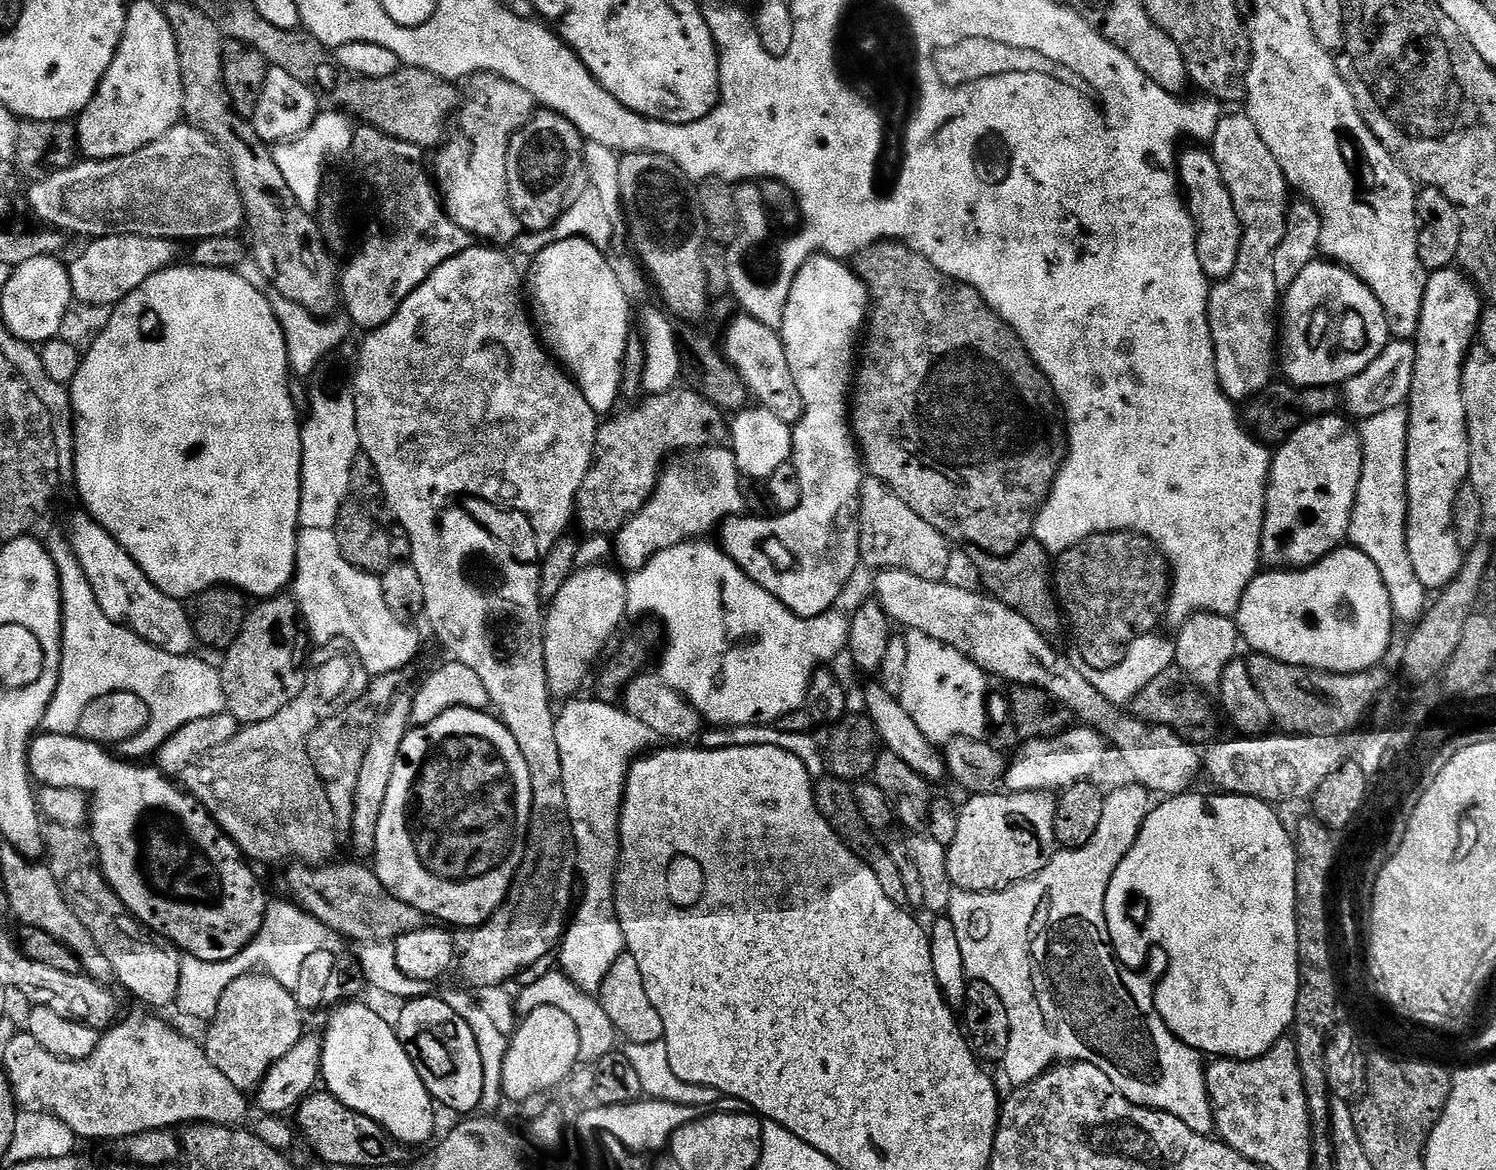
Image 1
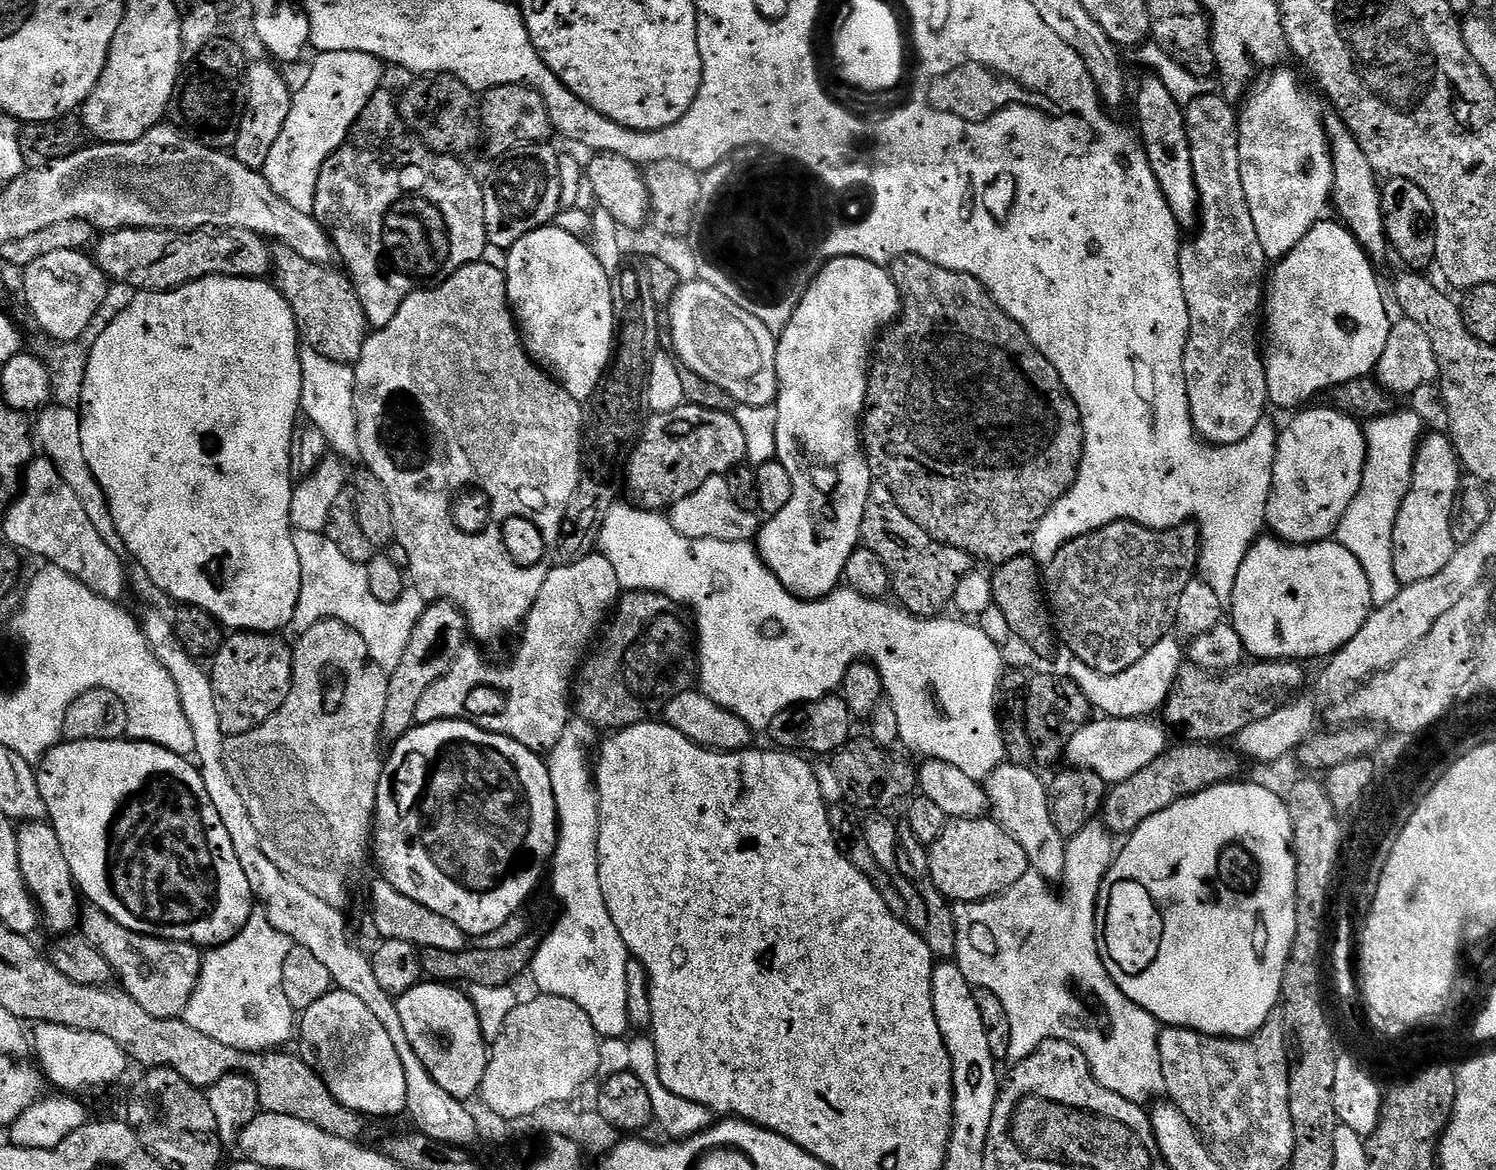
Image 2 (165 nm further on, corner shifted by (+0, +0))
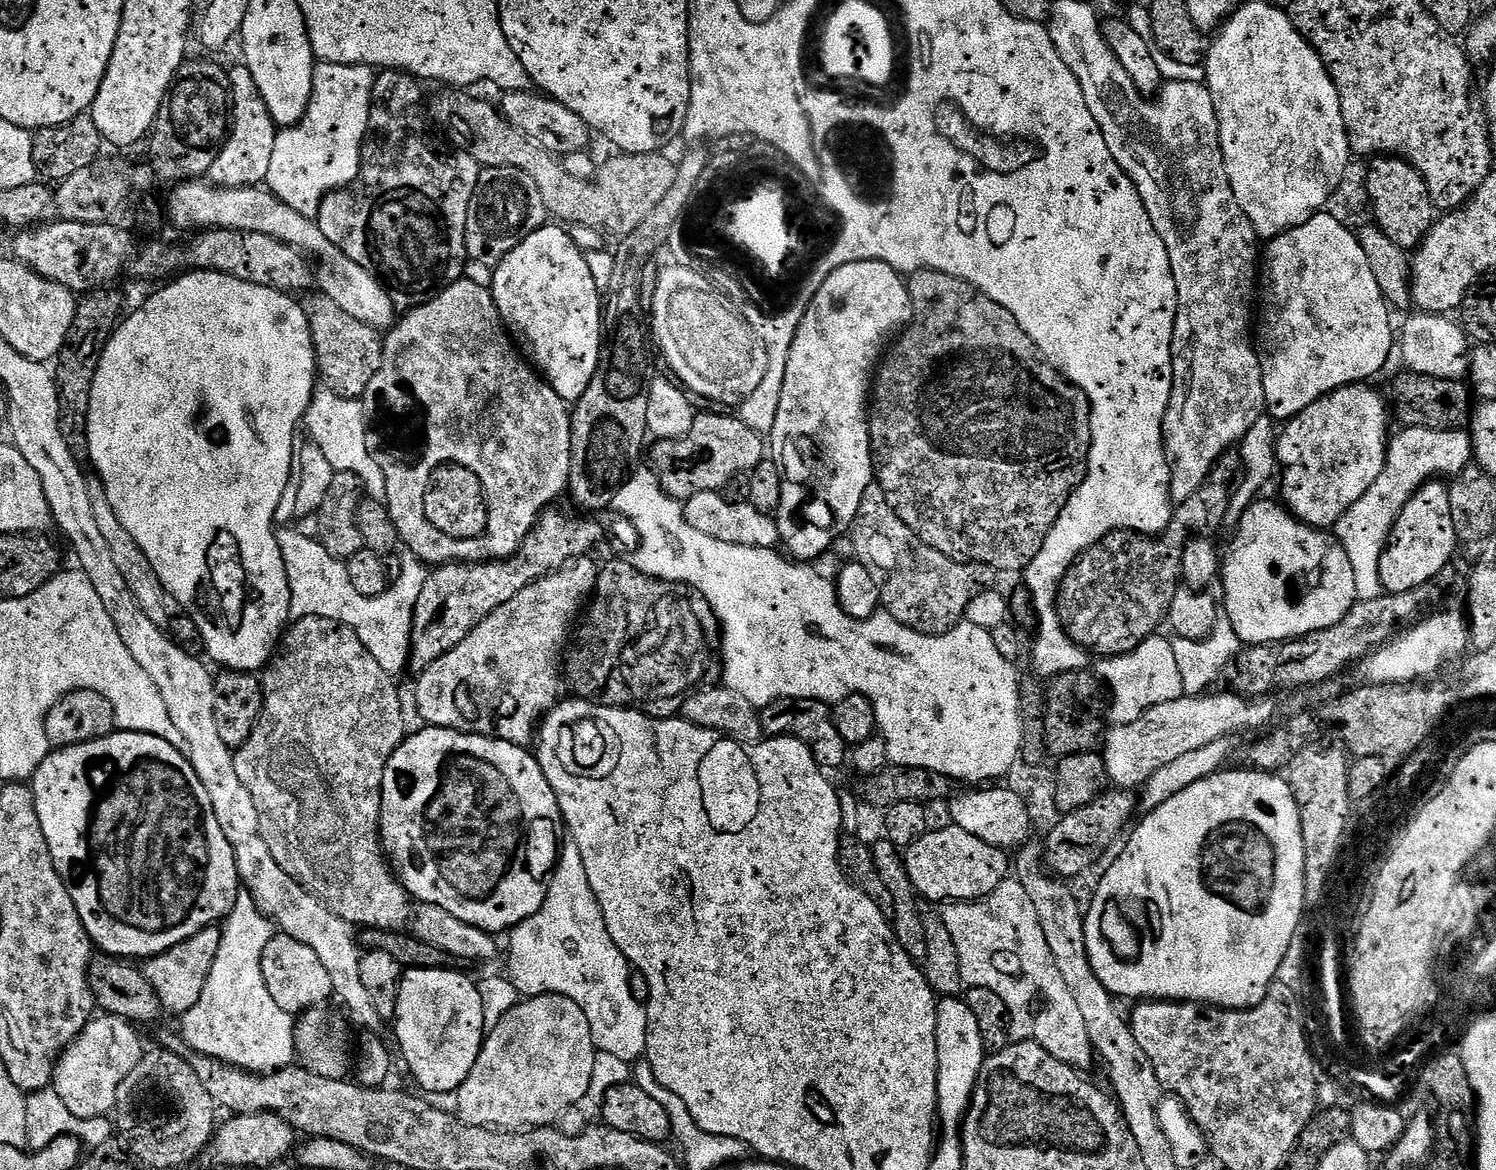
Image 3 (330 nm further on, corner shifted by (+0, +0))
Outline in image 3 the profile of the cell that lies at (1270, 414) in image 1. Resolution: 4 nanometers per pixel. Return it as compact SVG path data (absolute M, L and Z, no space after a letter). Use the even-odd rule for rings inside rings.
M1407 370L1401 371L1392 388L1390 408L1404 428L1425 428L1439 432L1458 432L1469 427L1474 411L1474 396L1463 379L1433 378Z

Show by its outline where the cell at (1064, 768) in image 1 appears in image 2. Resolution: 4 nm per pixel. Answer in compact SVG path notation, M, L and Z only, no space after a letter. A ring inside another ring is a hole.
M1093 718L1086 726L1082 726L1082 730L1078 730L1078 734L1074 734L1074 738L1070 738L1067 763L1073 768L1085 768L1098 774L1098 778L1102 778L1108 786L1121 784L1126 778L1134 778L1138 770L1146 770L1154 758L1167 752L1170 747L1169 729L1163 723L1155 724L1154 721L1152 718Z

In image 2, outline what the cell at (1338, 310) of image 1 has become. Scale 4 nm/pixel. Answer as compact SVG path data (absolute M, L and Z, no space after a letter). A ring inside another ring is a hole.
M1321 219L1319 224L1315 224L1306 234L1306 238L1302 238L1302 242L1298 242L1298 246L1294 246L1294 250L1290 250L1290 254L1283 256L1271 269L1266 280L1266 295L1262 301L1262 359L1266 370L1269 401L1280 408L1299 409L1301 405L1308 402L1303 402L1303 400L1308 400L1311 396L1318 395L1319 392L1320 395L1327 393L1328 389L1342 382L1350 382L1359 376L1372 376L1376 370L1376 363L1382 358L1382 350L1386 350L1386 338L1390 338L1393 321L1388 320L1388 308L1384 305L1383 294L1380 293L1380 280L1376 277L1375 270L1372 269L1373 261L1343 223L1328 219Z

